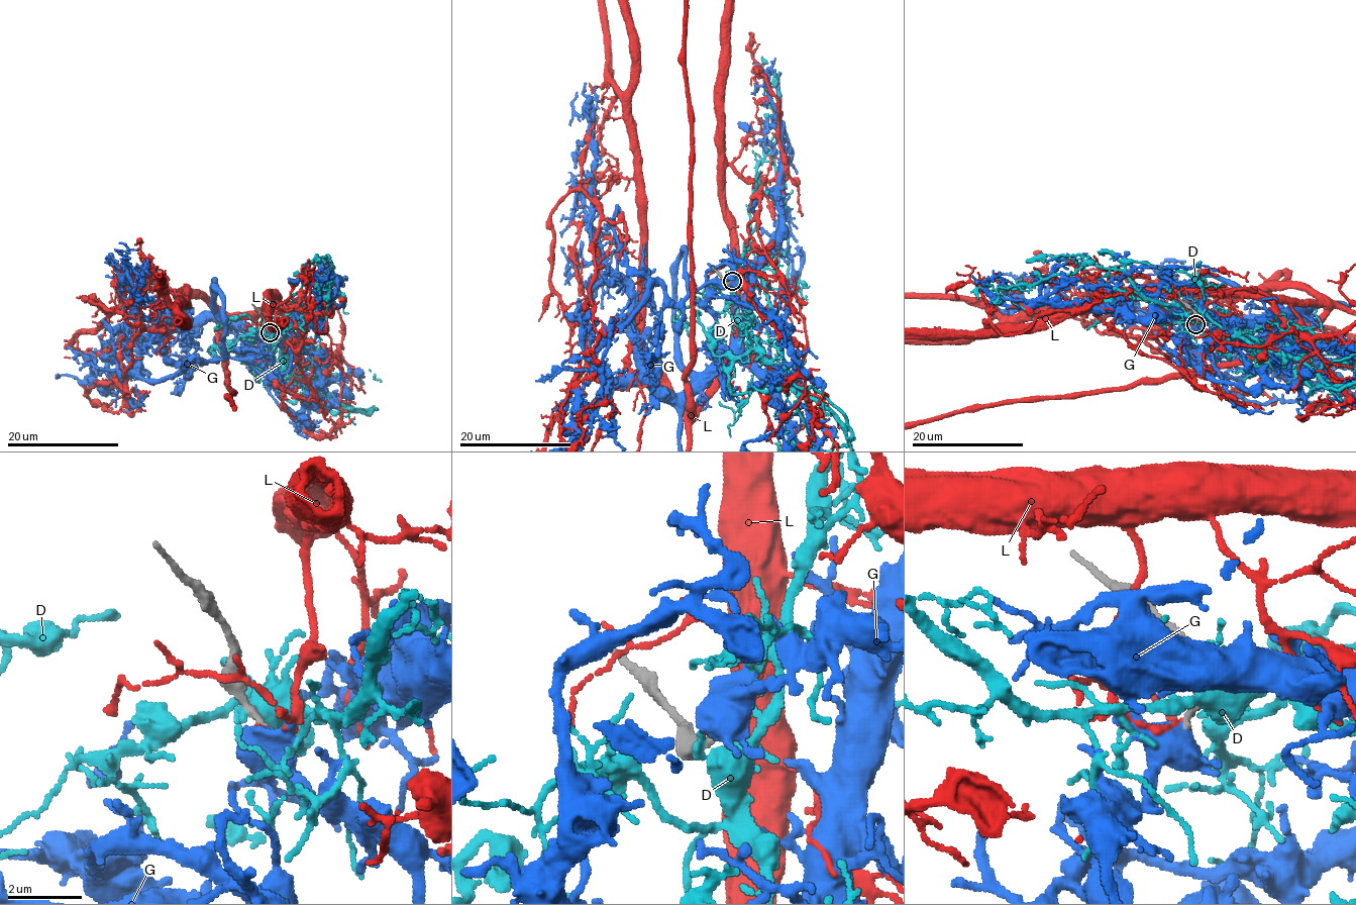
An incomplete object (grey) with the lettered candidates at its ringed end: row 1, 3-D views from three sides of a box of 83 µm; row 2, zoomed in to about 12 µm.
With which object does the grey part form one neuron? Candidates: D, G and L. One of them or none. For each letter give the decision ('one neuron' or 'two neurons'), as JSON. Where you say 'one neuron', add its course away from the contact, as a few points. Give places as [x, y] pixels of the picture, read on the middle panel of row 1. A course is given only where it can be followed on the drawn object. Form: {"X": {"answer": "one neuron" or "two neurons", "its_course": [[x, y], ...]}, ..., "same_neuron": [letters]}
{"D": {"answer": "two neurons"}, "G": {"answer": "two neurons"}, "L": {"answer": "two neurons"}, "same_neuron": []}

